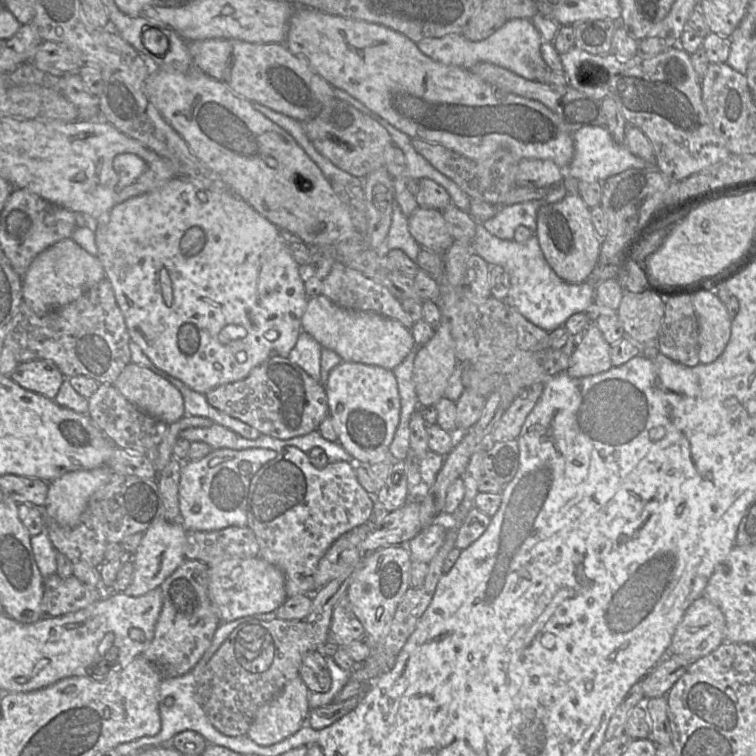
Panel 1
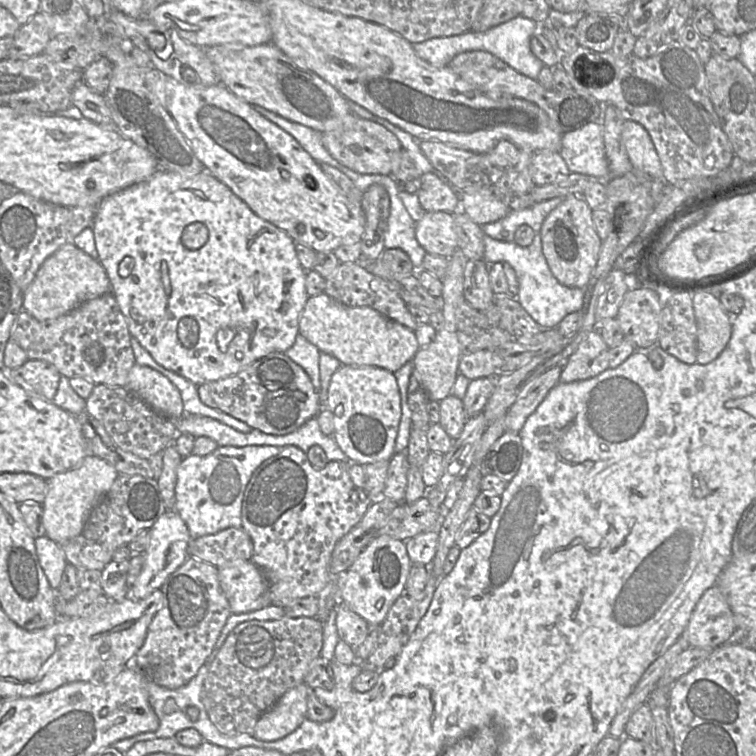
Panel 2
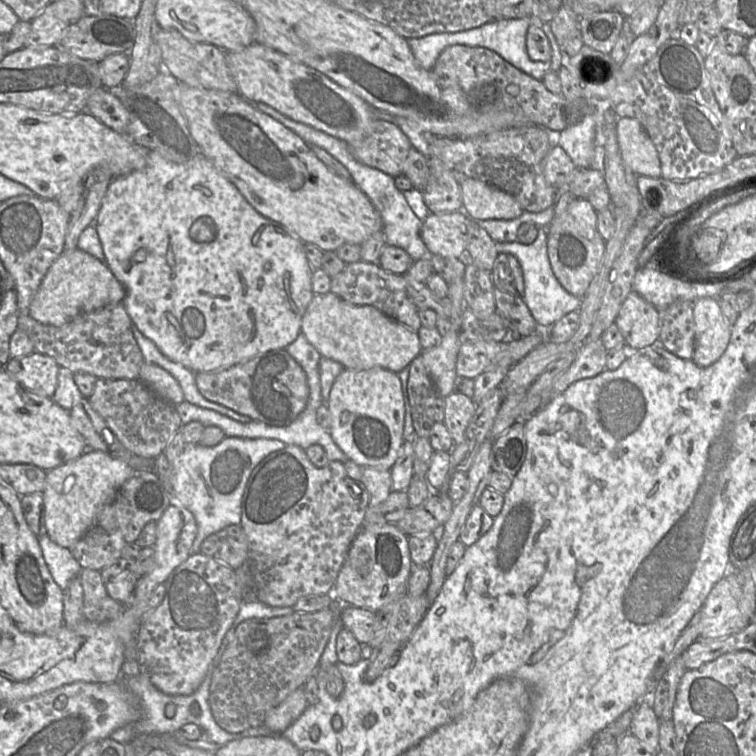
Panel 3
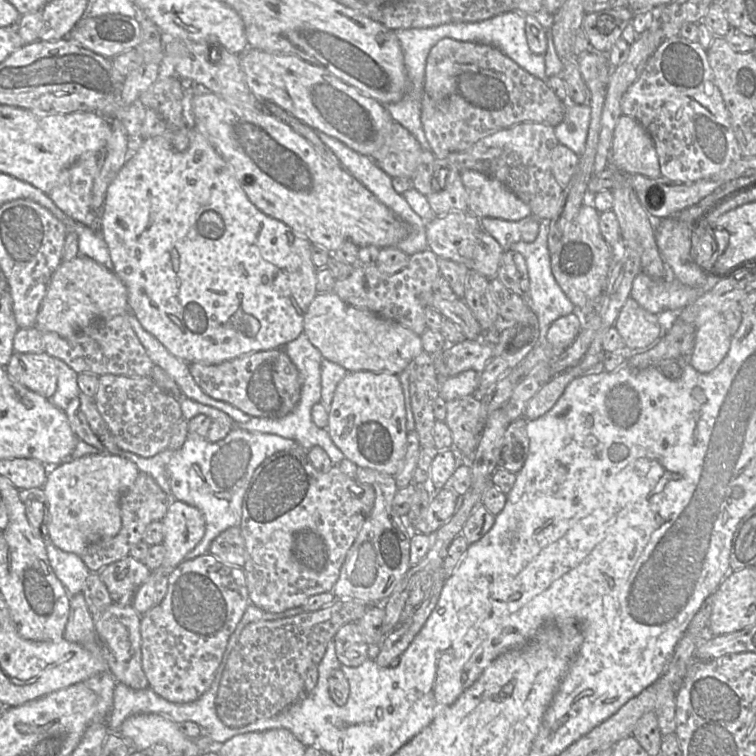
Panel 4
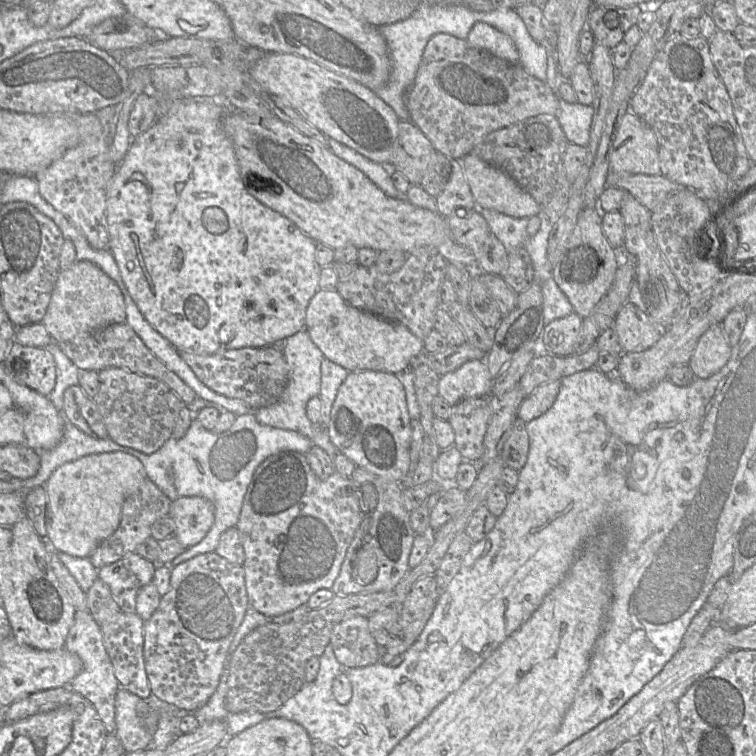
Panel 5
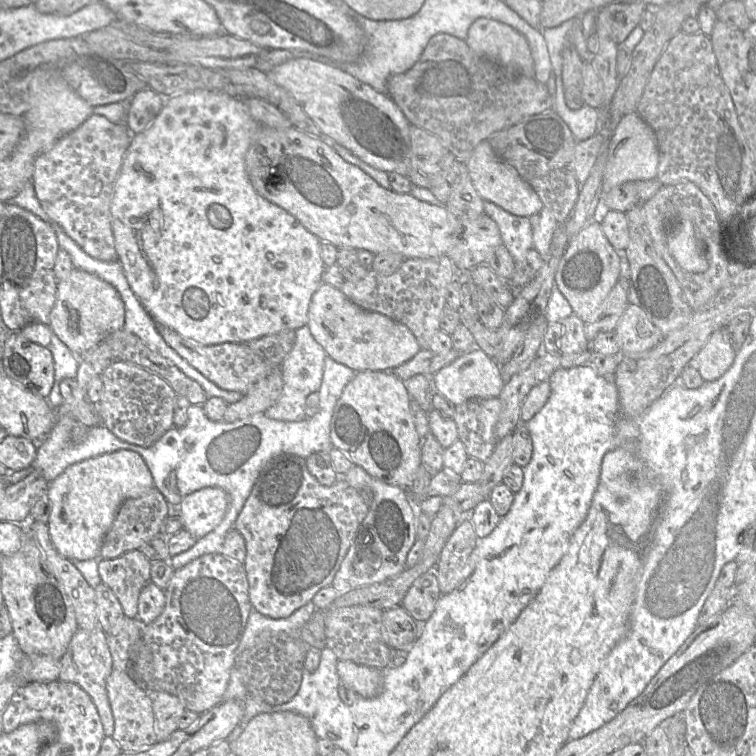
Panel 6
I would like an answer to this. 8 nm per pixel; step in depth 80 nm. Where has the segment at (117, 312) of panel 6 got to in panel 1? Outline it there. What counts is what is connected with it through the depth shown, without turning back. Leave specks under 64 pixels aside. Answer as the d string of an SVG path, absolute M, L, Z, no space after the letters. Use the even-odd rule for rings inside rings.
M65 238L39 253L29 265L22 277L23 302L42 317L75 301L105 277L106 272L97 256L88 253L71 238Z

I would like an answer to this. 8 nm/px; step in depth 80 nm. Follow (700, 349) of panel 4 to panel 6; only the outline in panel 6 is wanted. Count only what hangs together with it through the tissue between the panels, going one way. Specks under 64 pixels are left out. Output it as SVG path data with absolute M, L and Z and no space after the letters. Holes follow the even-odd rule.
M722 330L711 334L706 344L693 359L693 366L705 382L719 379L733 364L736 352Z

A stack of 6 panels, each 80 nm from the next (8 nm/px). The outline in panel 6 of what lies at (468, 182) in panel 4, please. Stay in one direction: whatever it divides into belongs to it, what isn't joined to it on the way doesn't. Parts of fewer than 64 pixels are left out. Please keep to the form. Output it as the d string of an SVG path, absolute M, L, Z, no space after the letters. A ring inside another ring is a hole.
M487 140L480 142L466 161L472 184L484 201L489 201L515 216L539 214L543 203L534 189L522 179L517 170L502 160Z

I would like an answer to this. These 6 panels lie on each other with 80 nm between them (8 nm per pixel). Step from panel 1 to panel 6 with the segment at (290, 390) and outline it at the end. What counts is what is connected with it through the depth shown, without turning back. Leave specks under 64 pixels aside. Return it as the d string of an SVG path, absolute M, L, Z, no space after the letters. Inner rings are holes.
M156 322L156 328L166 343L170 345L190 365L221 389L236 391L245 395L258 381L267 377L275 368L254 353L246 343L201 344L186 338L173 328Z

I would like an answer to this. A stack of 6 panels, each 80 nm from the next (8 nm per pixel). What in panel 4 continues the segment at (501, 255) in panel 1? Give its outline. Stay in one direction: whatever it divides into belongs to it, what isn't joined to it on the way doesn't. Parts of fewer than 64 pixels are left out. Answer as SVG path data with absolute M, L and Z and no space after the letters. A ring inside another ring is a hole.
M542 219L539 222L540 226L538 235L533 242L527 243L520 240L519 242L511 245L510 250L520 253L526 261L530 288L527 297L524 298L526 299L529 308L538 318L540 339L545 340L547 330L555 320L560 317L567 316L570 313L577 311L577 309L562 291L552 273L550 251L548 248L550 220Z

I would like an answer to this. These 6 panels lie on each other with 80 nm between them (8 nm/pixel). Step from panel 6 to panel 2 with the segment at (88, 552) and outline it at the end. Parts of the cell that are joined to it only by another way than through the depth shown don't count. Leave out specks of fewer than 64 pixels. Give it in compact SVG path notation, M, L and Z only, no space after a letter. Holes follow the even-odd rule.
M92 454L85 457L77 467L47 479L47 493L42 503L45 535L59 544L78 536L91 511L118 476L119 472L113 465Z

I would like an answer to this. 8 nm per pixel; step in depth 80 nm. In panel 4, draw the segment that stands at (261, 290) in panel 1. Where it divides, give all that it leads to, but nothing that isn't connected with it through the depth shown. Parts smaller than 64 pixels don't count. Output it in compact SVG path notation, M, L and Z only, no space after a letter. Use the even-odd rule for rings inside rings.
M195 127L190 129L190 144L187 150L183 152L176 151L171 143L162 136L155 136L151 138L147 138L144 140L140 140L137 142L137 148L126 161L124 166L115 176L113 181L110 183L103 208L100 214L100 233L104 238L106 244L108 245L110 256L112 262L114 264L113 271L117 274L117 276L123 281L128 291L128 304L129 304L129 312L132 312L136 315L142 326L153 334L173 355L176 357L186 361L188 364L190 363L202 363L206 365L211 364L219 364L224 361L237 358L239 356L256 352L256 351L264 351L270 350L274 348L283 348L284 346L296 339L303 331L304 328L304 315L311 304L312 300L318 294L316 289L317 284L317 268L312 262L311 257L311 247L312 243L309 242L305 237L297 234L293 229L287 226L285 223L272 218L261 210L259 210L248 198L239 181L235 177L235 175L230 170L229 166L226 164L221 155L217 152L214 146L208 141L208 139Z

